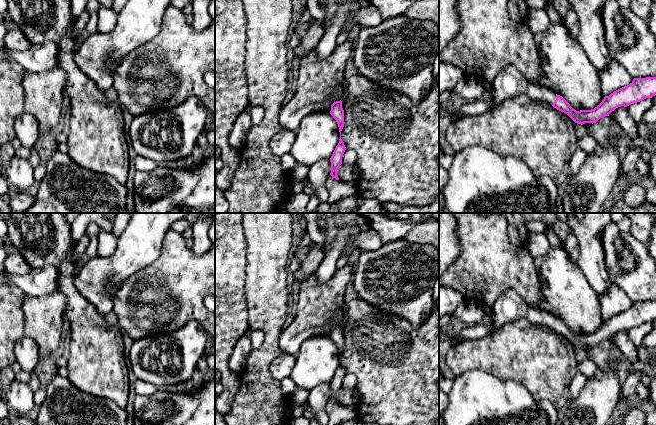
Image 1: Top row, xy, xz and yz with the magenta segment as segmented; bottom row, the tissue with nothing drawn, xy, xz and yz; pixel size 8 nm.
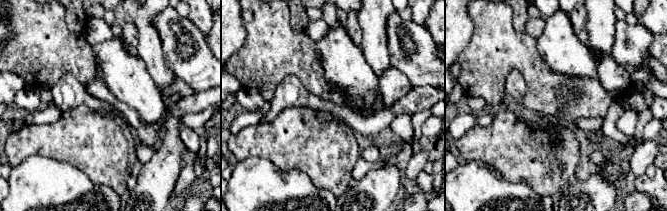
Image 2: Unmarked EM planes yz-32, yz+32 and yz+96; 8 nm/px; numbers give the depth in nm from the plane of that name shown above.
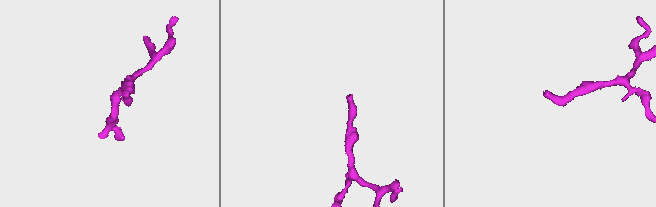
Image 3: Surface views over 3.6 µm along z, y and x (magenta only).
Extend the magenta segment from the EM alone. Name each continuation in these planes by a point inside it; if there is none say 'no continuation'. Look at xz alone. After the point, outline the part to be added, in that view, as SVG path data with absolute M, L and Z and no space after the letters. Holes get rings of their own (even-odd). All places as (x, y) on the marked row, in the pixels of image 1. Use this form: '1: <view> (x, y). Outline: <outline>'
no continuation

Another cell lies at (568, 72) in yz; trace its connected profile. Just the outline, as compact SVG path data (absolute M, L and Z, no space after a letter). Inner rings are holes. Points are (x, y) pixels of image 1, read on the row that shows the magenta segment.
M552 22L544 31L534 34L544 75L537 85L562 96L576 111L591 110L604 99L597 69L590 62L583 47L568 32L563 22Z

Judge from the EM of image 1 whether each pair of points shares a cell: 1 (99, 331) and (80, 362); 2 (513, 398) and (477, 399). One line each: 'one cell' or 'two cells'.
1: one cell
2: one cell

